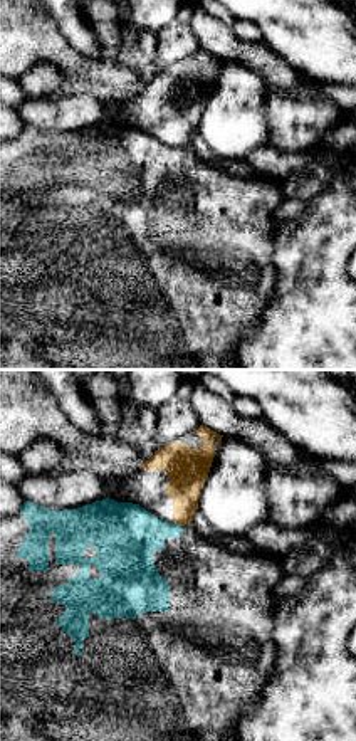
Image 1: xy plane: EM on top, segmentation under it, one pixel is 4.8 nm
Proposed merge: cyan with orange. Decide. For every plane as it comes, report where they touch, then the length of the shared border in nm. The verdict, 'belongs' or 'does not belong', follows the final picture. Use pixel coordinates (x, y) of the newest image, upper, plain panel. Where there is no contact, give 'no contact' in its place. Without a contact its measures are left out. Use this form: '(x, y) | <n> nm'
(178, 148) | 50 nm

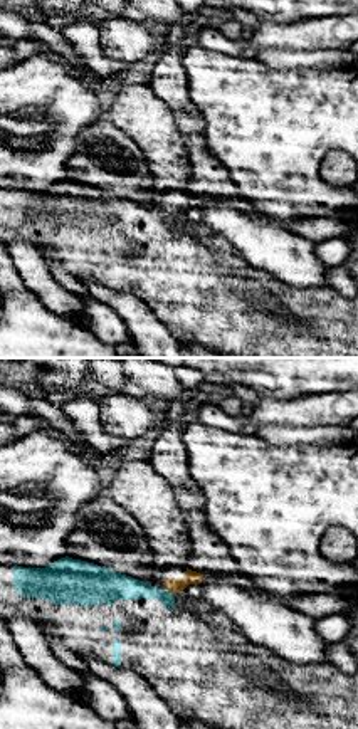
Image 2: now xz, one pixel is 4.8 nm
(168, 215) | 60 nm

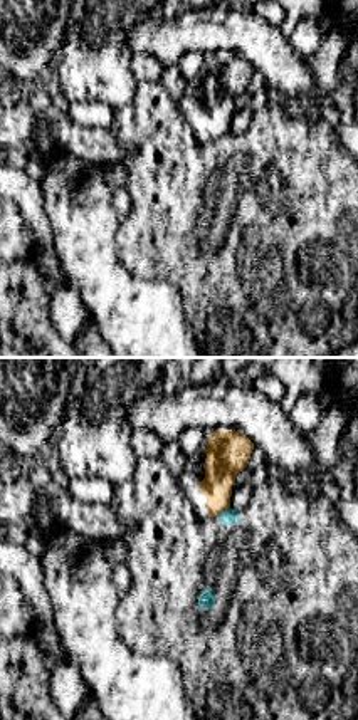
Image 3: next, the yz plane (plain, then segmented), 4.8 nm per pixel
(224, 135) | 80 nm

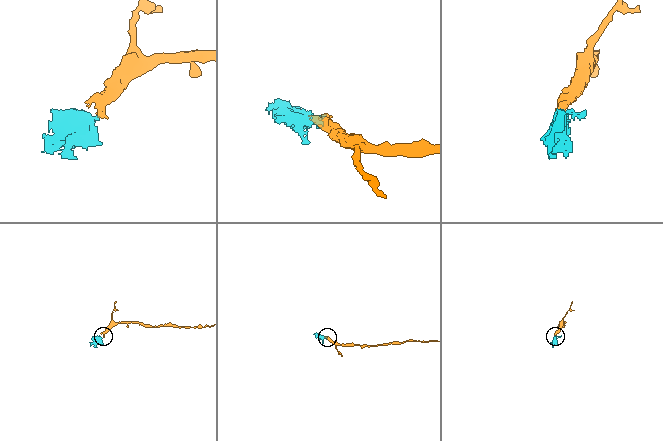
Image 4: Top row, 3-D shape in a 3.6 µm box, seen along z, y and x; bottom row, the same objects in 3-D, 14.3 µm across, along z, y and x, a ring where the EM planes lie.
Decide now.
does not belong

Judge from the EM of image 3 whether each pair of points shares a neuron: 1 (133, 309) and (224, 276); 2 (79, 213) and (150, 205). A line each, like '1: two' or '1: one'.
1: two
2: two

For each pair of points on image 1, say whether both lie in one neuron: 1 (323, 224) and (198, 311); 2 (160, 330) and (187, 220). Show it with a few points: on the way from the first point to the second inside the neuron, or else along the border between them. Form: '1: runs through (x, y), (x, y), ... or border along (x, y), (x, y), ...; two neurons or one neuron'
1: border along (281, 219), (274, 242), (276, 286), (269, 296); two neurons
2: runs through (160, 303), (160, 278), (167, 262), (167, 247); one neuron

